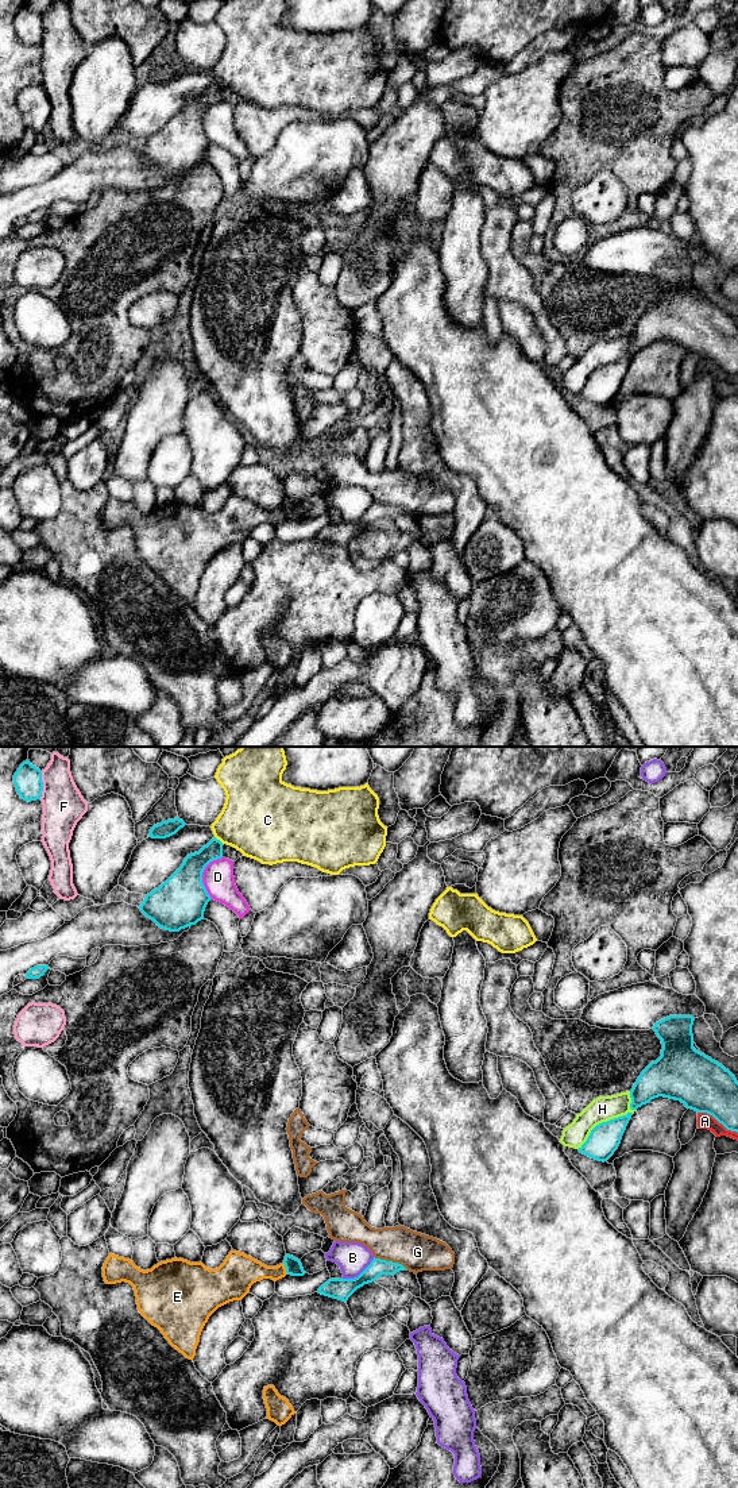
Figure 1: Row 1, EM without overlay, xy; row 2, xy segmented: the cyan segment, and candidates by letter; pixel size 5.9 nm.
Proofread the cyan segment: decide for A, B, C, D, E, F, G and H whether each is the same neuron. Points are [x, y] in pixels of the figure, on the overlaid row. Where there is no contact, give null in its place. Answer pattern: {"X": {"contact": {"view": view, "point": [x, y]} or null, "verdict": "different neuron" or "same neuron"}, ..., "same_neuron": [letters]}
{"A": {"contact": {"view": "xy", "point": [718, 1121]}, "verdict": "different neuron"}, "B": {"contact": {"view": "xy", "point": [360, 1273]}, "verdict": "different neuron"}, "C": {"contact": {"view": "xy", "point": [219, 840]}, "verdict": "different neuron"}, "D": {"contact": {"view": "xy", "point": [201, 875]}, "verdict": "different neuron"}, "E": {"contact": {"view": "xy", "point": [285, 1267]}, "verdict": "different neuron"}, "F": {"contact": {"view": "xy", "point": [42, 785]}, "verdict": "different neuron"}, "G": {"contact": {"view": "xy", "point": [390, 1261]}, "verdict": "different neuron"}, "H": {"contact": {"view": "xy", "point": [611, 1120]}, "verdict": "different neuron"}, "same_neuron": []}

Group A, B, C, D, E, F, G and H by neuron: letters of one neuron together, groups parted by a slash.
A / B / C / D / E / F / G / H

